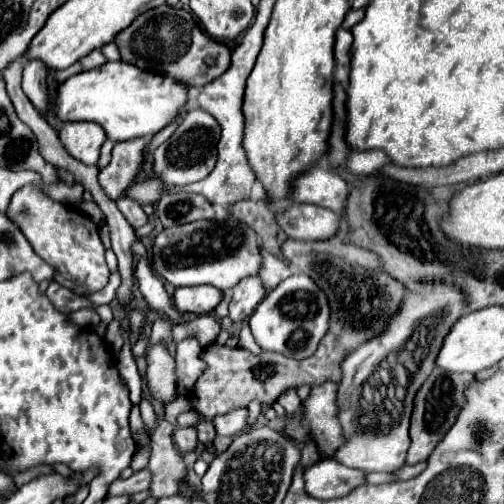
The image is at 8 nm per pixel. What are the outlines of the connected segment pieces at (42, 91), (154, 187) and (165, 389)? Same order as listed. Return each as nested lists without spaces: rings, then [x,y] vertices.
[[[26,54],[22,56],[22,66],[24,66],[24,82],[22,88],[26,96],[32,100],[32,104],[46,114],[50,106],[50,92],[46,86],[46,66],[38,62],[38,58],[28,58]]]
[[[146,180],[146,182],[140,182],[140,184],[132,186],[130,190],[126,190],[126,194],[140,204],[156,202],[160,198],[160,192],[162,192],[162,184],[158,180]]]
[[[164,344],[152,346],[148,350],[148,388],[150,392],[168,402],[176,392],[176,374],[174,374],[174,356],[170,356]]]

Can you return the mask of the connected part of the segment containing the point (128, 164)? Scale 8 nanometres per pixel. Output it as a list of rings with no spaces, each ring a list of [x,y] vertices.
[[[132,138],[118,142],[112,150],[112,160],[106,168],[100,170],[100,186],[110,198],[122,196],[126,186],[132,182],[132,178],[140,172],[142,166],[142,152],[144,152],[146,140],[144,138]]]

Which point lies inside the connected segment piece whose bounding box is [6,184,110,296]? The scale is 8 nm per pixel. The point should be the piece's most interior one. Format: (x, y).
(66, 238)

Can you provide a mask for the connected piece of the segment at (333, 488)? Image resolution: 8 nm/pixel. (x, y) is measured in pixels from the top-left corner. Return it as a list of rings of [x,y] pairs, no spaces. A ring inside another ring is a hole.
[[[324,458],[304,468],[304,488],[314,498],[340,498],[364,482],[362,470],[352,470],[338,464],[334,458]]]

